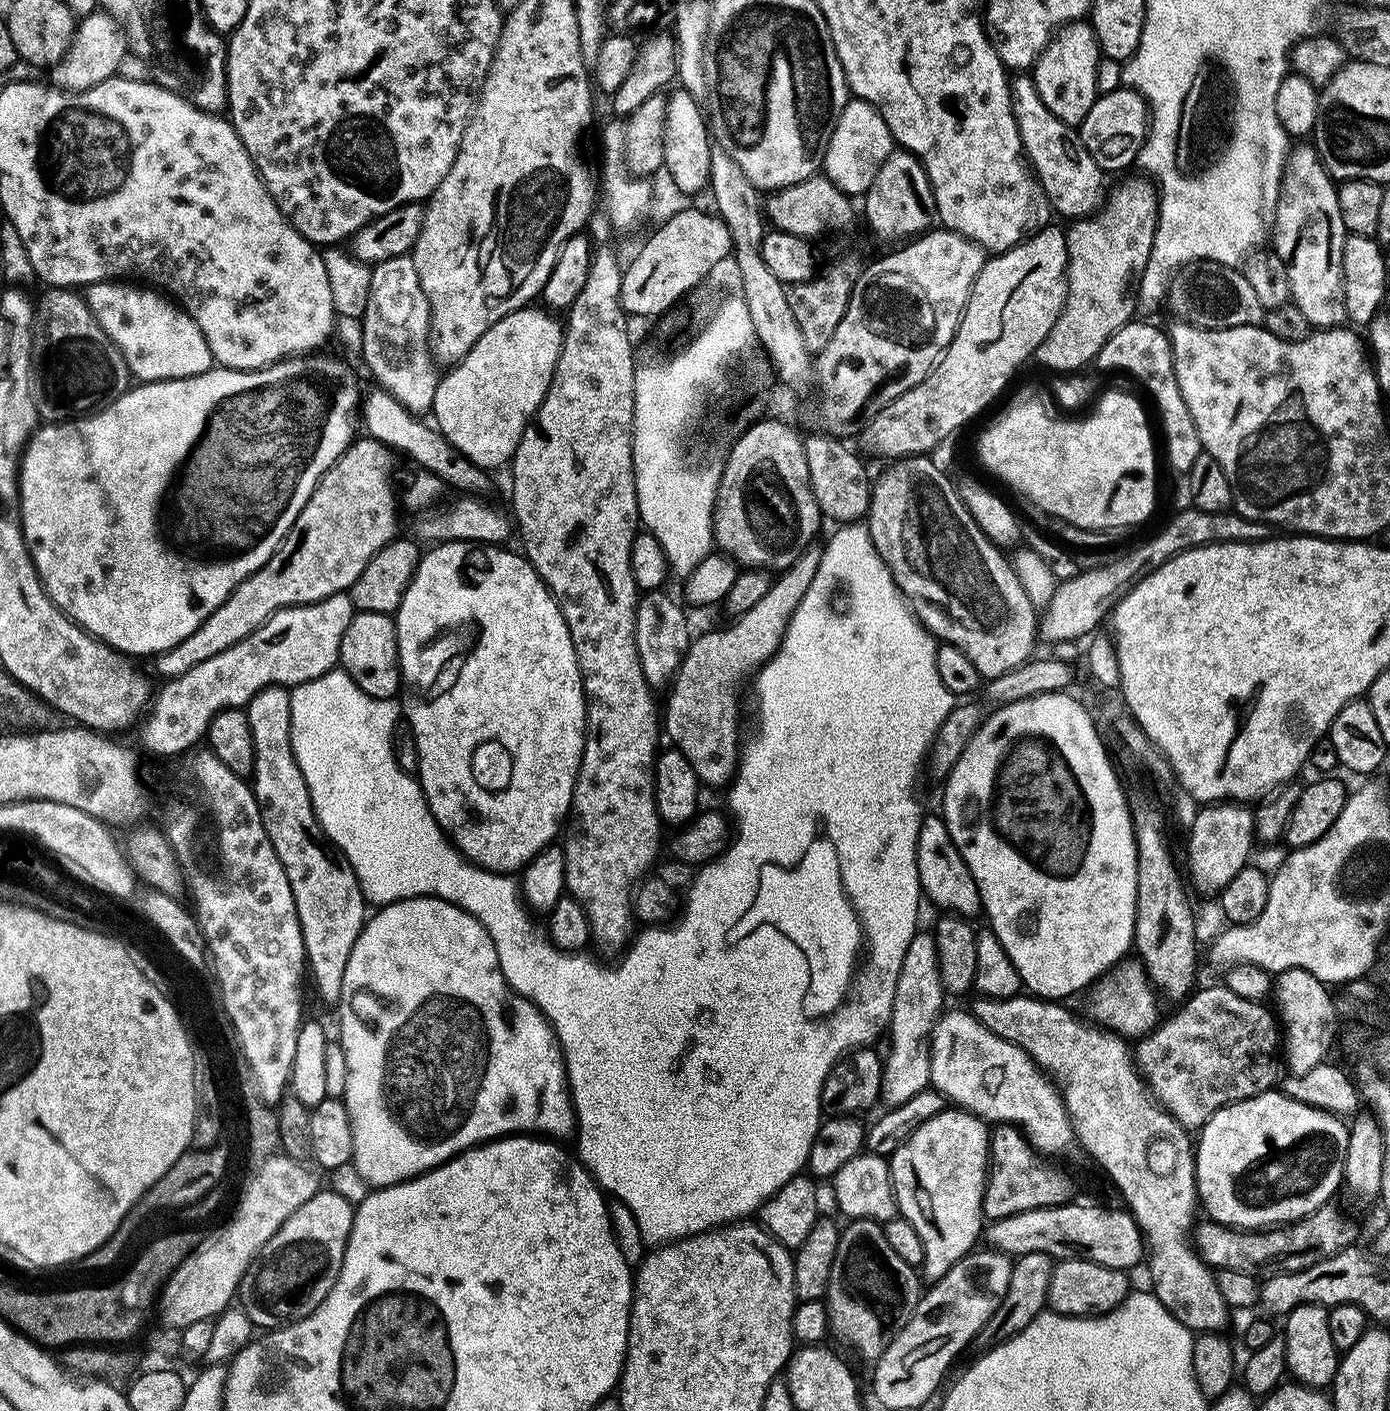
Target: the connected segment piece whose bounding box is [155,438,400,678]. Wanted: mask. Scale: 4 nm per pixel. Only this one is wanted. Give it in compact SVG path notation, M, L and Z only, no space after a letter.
M353 439L336 465L317 482L276 553L258 571L247 576L194 634L155 657L160 678L186 674L198 662L230 650L234 642L242 642L242 638L254 634L279 608L313 604L339 592L348 592L358 574L366 570L366 562L370 562L373 554L397 539L398 496L392 493L392 484L388 481L392 476L393 449L380 440L360 439Z

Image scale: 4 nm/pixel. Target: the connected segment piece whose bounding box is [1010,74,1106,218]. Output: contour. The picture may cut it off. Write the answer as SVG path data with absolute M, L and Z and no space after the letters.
M1016 74L1011 77L1012 113L1014 122L1018 122L1018 134L1022 138L1024 154L1032 166L1033 172L1040 180L1048 203L1069 218L1088 217L1100 208L1106 196L1104 188L1105 173L1101 172L1098 162L1090 158L1090 150L1082 142L1075 127L1054 118L1046 110L1046 102L1038 95L1031 75Z

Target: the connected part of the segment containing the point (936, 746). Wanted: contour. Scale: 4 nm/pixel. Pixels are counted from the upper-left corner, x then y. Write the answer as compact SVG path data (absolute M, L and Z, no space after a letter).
M1051 658L1036 659L1029 659L1028 663L1006 674L991 677L985 683L988 685L984 689L983 687L979 689L980 700L968 700L965 704L957 703L950 710L946 722L942 722L942 726L936 732L930 749L930 768L932 764L932 772L937 776L937 781L943 782L948 779L948 772L956 765L962 750L970 742L973 732L979 728L981 720L987 717L991 709L1001 708L1003 704L1016 702L1027 696L1035 696L1037 692L1062 692L1069 687L1067 684L1072 680L1071 670L1073 669L1068 662Z

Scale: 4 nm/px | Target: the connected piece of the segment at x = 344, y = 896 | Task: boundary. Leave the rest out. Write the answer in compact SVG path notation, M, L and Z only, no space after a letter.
M279 684L264 688L252 696L246 711L254 746L250 787L260 803L270 846L274 846L278 862L282 862L282 870L286 870L294 894L304 939L306 972L317 994L326 1003L336 1006L340 1003L350 950L354 950L354 942L358 942L358 934L366 923L364 892L350 862L340 855L316 817L306 778L302 778L292 749L291 691Z

